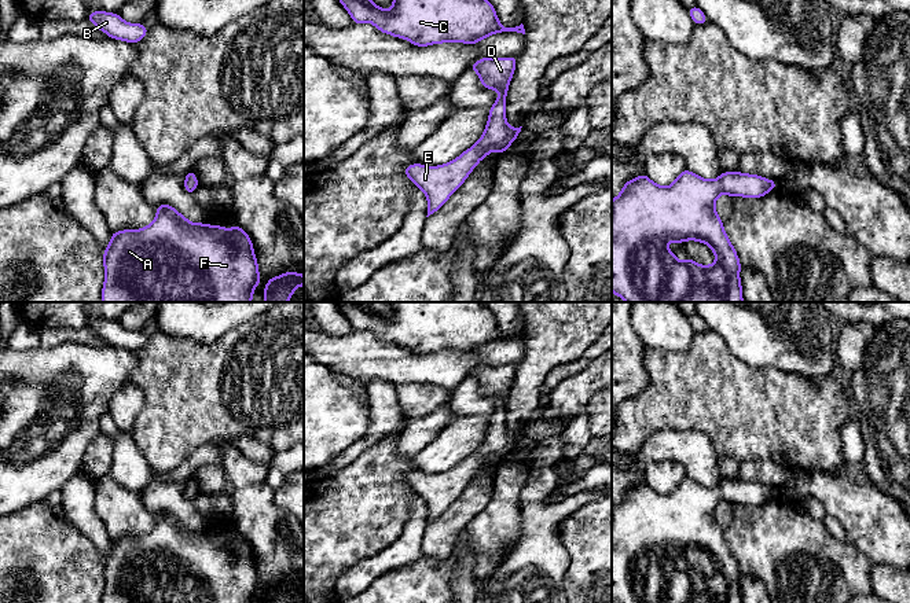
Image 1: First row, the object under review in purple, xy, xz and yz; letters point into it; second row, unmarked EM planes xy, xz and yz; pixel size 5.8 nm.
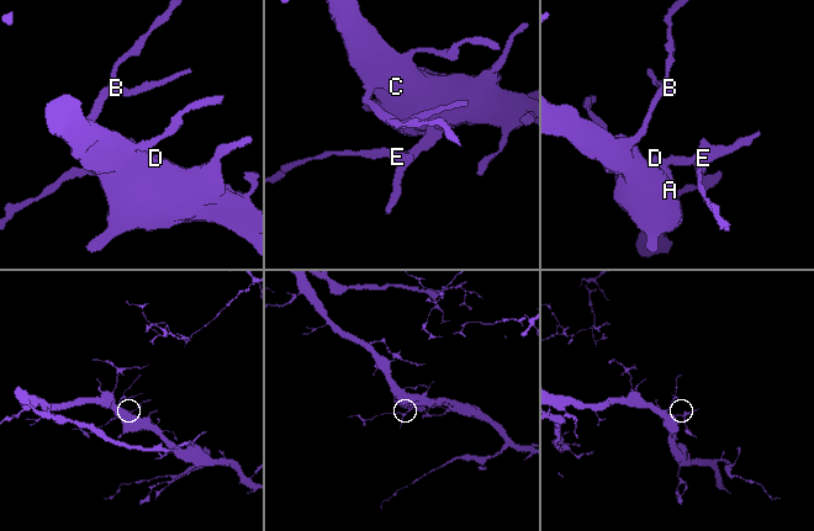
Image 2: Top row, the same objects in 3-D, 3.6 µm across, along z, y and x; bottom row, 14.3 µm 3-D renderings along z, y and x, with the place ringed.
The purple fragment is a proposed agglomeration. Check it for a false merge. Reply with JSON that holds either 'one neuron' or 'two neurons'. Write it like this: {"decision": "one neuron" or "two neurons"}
{"decision": "one neuron"}

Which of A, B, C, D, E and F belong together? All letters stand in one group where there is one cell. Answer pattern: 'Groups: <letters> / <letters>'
Groups: A B C D E F

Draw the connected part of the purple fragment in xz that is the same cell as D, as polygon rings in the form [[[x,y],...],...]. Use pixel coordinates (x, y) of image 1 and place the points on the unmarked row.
[[[481,365],[469,374],[478,382],[484,396],[499,400],[495,412],[489,415],[485,438],[474,453],[448,471],[439,474],[412,471],[404,477],[407,485],[428,505],[426,525],[437,519],[448,508],[482,466],[492,459],[504,462],[521,440],[522,434],[511,435],[507,431],[504,413],[517,365]]]

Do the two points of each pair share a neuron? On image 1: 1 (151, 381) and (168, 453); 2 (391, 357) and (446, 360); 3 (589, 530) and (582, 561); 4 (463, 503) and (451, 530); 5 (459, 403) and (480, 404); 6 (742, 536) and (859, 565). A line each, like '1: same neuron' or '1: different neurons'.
1: same neuron
2: same neuron
3: same neuron
4: same neuron
5: same neuron
6: same neuron

